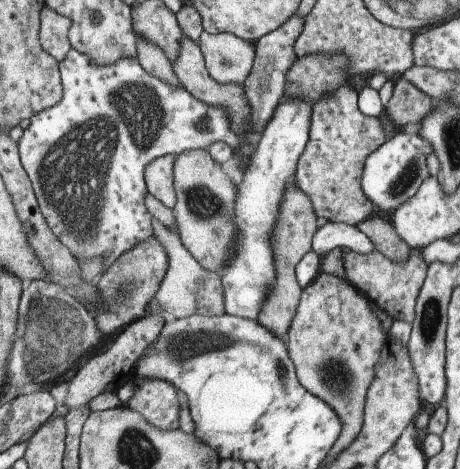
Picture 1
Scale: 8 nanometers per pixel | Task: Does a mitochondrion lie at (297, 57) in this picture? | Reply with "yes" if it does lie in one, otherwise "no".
no

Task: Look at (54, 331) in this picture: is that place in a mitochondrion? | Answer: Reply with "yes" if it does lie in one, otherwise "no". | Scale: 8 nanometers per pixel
yes

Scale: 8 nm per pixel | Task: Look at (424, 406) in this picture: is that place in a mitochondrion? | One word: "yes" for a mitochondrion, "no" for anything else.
no

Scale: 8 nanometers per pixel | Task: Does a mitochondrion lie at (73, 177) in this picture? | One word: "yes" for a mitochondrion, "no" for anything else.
yes

